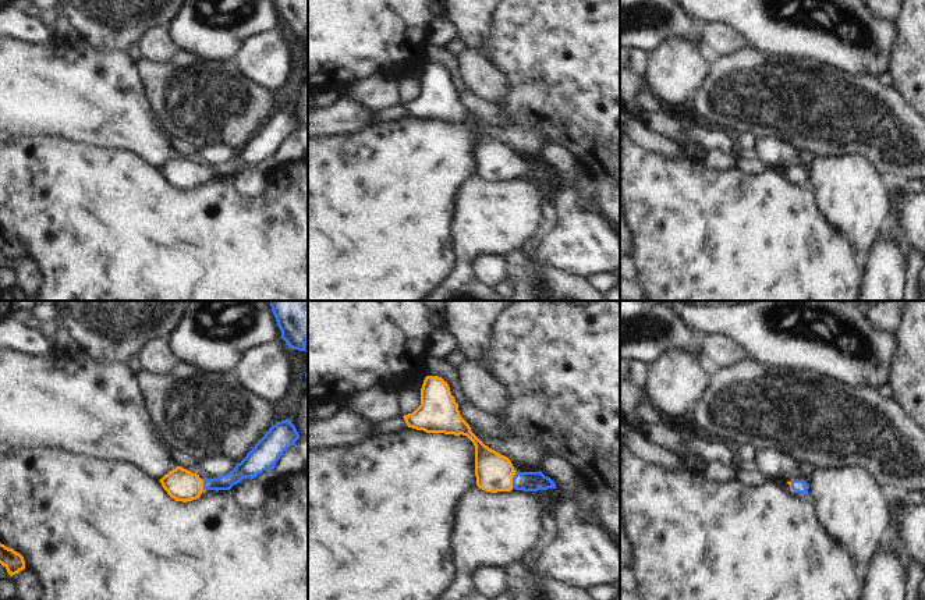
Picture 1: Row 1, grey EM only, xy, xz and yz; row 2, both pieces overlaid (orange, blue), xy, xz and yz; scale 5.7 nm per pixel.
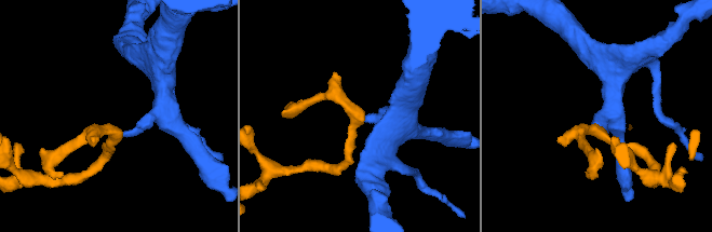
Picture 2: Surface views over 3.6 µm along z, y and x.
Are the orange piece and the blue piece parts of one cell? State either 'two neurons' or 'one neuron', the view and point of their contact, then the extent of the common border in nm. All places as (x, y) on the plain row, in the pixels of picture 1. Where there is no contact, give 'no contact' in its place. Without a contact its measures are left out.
one neuron | xz (511, 169) | 100 nm

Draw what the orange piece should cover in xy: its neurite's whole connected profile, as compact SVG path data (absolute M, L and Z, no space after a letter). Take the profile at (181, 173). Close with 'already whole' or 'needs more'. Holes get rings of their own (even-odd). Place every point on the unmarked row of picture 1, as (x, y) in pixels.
M286 107L273 113L227 163L202 168L199 163L177 155L159 170L171 187L182 191L199 187L203 178L230 178L244 166L256 166L266 157L274 157L283 141L294 134L298 127L295 114Z; needs more

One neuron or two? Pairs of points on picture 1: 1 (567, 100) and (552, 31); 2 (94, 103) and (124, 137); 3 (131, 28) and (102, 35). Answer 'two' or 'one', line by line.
1: one
2: one
3: one

